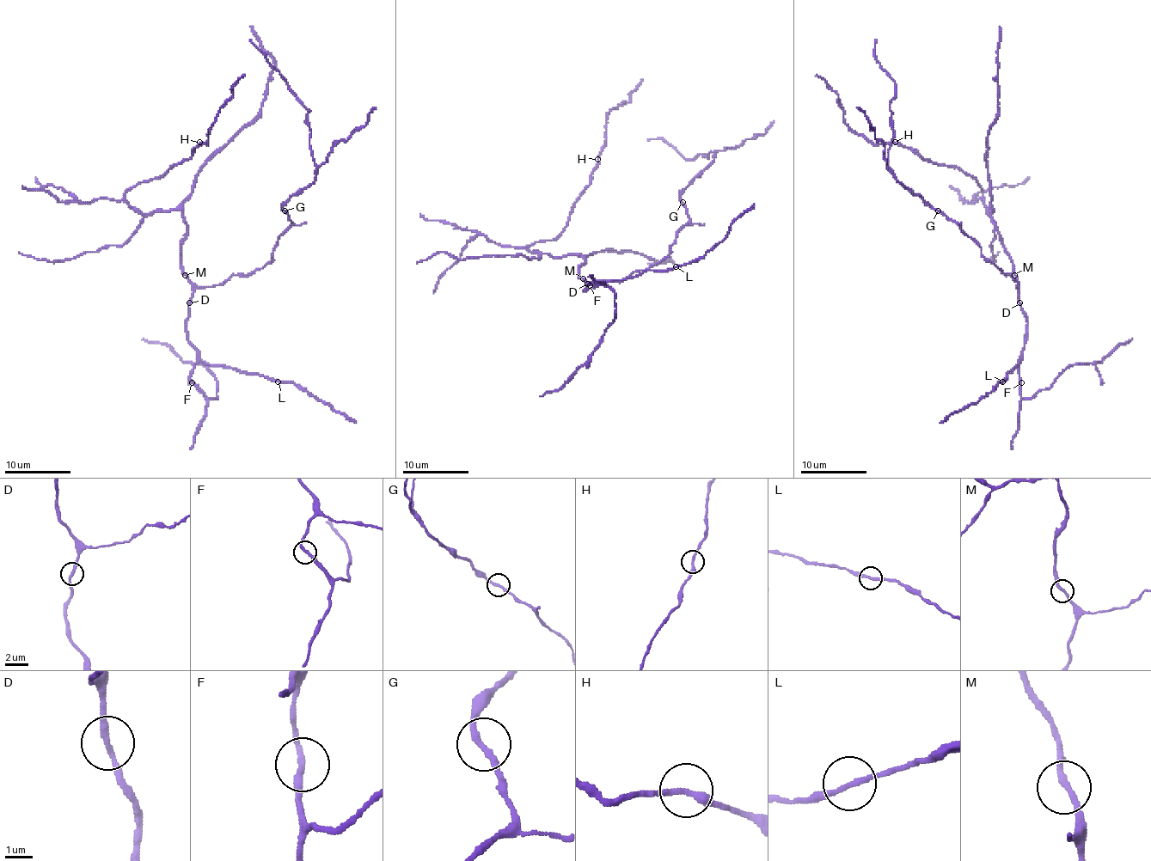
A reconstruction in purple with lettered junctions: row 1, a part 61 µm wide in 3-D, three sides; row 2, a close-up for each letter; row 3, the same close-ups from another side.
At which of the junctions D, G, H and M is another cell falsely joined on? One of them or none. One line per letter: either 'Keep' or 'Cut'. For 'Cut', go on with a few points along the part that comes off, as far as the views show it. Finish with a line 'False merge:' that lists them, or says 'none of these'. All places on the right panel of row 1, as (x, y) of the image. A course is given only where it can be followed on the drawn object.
D: Keep
G: Keep
H: Keep
M: Keep
False merge: none of these

